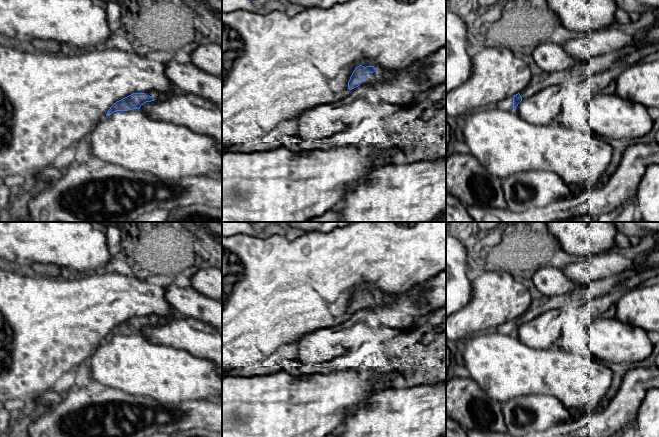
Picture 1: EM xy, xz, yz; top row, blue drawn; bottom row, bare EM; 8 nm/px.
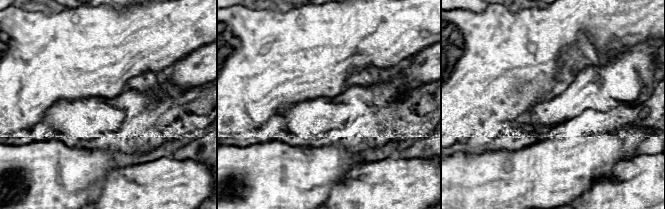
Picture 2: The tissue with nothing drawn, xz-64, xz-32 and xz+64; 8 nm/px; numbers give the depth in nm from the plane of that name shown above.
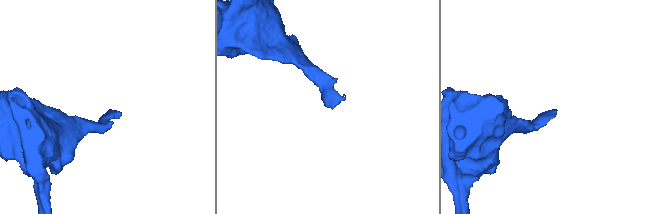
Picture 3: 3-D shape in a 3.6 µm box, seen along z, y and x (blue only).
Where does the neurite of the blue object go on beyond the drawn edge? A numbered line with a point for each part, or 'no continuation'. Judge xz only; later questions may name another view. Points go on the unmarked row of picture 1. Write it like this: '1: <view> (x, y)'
1: xz (377, 300)

